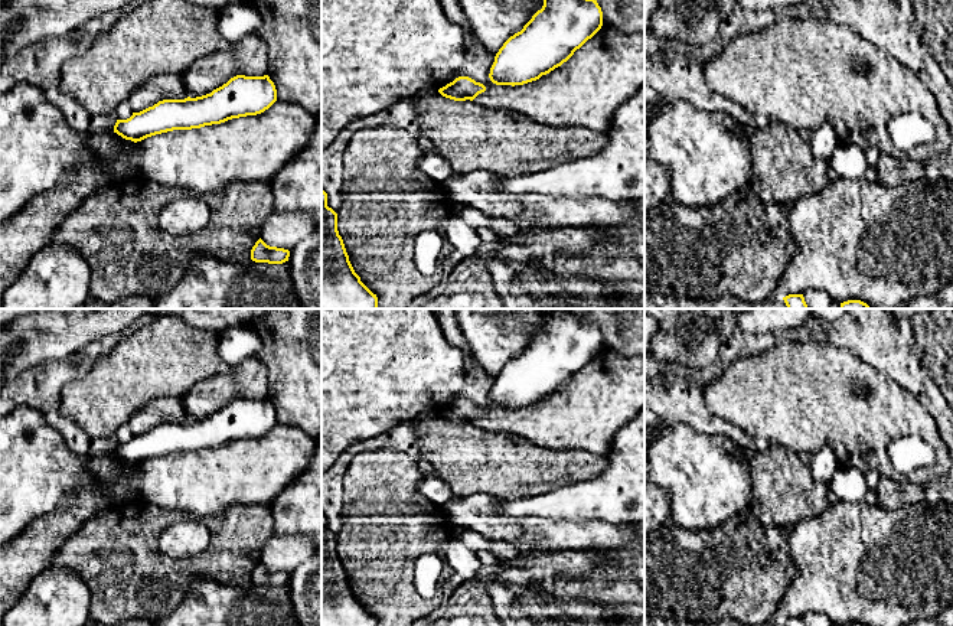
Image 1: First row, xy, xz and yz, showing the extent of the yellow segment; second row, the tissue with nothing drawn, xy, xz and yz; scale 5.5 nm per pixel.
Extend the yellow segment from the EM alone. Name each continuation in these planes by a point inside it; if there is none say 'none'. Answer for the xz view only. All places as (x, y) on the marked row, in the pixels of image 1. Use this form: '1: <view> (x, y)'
none

